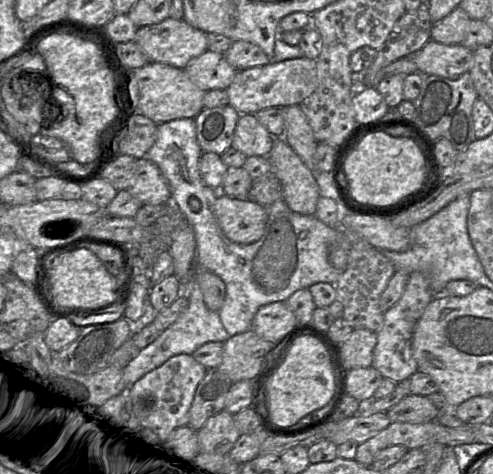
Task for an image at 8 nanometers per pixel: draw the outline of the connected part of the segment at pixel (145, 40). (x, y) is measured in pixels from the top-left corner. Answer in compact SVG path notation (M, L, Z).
M167 18L158 24L140 27L134 42L143 49L149 62L180 69L208 49L207 33L184 19Z

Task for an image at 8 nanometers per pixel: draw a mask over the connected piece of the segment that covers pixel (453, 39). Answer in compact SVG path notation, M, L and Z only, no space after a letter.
M460 6L432 24L431 40L442 44L461 44L466 36L470 17Z

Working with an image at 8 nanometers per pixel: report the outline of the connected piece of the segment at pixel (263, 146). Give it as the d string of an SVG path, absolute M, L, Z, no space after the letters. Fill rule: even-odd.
M240 114L232 140L232 147L247 157L268 157L274 137L258 121L255 114Z

